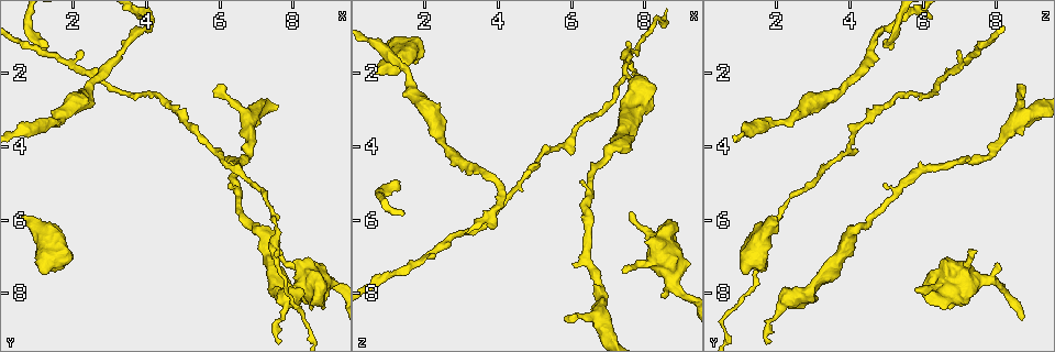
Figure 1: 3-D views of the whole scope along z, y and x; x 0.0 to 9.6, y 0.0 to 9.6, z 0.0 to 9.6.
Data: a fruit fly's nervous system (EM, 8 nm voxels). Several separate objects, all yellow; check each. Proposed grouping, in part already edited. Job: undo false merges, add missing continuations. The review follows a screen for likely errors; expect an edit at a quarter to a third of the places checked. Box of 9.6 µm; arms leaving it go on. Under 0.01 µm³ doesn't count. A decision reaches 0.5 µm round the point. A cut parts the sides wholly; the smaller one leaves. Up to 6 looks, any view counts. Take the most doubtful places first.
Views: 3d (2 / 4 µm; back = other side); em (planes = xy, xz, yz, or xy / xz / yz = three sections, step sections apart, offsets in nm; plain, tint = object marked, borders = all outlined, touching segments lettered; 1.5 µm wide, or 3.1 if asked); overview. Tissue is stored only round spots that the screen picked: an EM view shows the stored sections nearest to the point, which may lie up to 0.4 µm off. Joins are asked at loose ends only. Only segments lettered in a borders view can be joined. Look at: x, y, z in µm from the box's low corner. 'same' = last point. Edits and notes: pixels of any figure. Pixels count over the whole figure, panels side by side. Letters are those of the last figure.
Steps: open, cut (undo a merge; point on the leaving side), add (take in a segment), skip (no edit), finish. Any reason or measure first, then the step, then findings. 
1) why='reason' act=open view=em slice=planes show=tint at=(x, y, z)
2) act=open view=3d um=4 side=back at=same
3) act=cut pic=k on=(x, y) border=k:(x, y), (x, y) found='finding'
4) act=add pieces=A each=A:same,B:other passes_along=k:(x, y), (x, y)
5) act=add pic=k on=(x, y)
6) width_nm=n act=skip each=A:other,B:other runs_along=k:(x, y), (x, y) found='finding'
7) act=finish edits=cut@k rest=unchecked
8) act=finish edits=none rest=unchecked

why='free end' act=open view=3d um=2 at=(5.80, 2.65, 8.75)

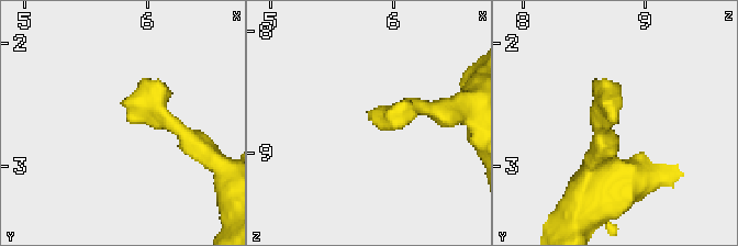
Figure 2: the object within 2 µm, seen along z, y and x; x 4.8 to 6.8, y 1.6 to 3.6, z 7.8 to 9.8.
act=open view=em slice=planes show=plain at=(5.84, 2.60, 8.76)

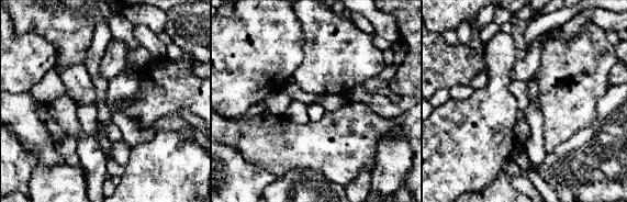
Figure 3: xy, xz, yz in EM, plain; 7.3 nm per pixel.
why='see the neighbours' act=open view=em slice=planes show=borders at=same

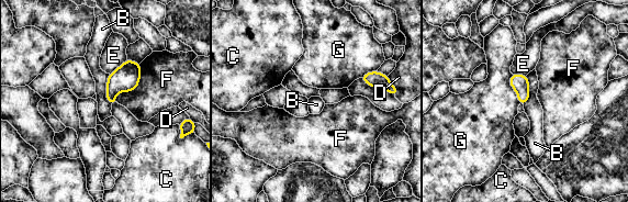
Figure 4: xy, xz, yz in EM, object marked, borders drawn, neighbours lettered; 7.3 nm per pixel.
act=skip each=B:other,C:other,D:other,E:other,F:other,G:other border=4:(108, 74), (105, 99), (111, 105) found='none of them fits'

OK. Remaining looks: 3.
why='free end' act=open view=3d um=4 at=(1.80, 6.75, 1.00)

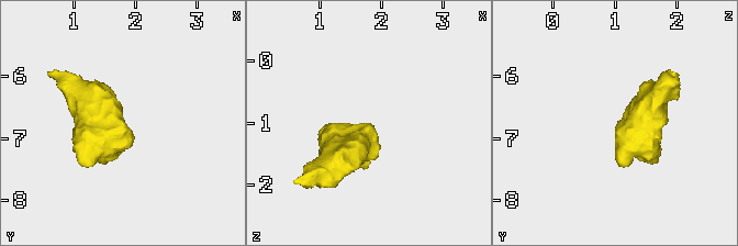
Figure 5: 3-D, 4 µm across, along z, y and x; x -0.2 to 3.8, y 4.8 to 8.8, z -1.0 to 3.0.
why='shape alone is not enough' act=open view=em slice=yz step=4 show=tint at=(1.80, 6.75, 1.00)

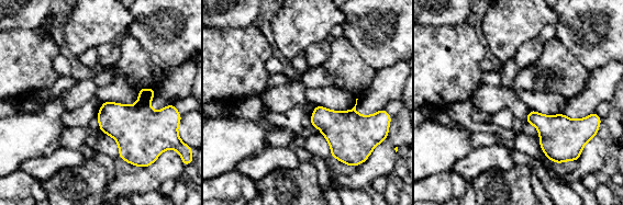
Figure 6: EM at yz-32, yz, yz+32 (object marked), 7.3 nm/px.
act=open view=em slice=planes show=borders at=same

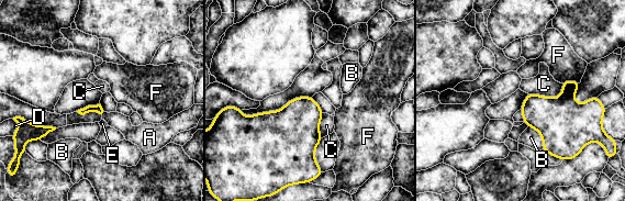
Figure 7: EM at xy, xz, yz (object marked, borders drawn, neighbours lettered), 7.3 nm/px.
longest_contact=C:280nm act=skip each=A:other,B:other,C:other,D:other,E:other,F:other border=7:(562, 85), (556, 97), (527, 92) found='none of them fits'

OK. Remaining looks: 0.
act=finish edits=none rest=unchecked

